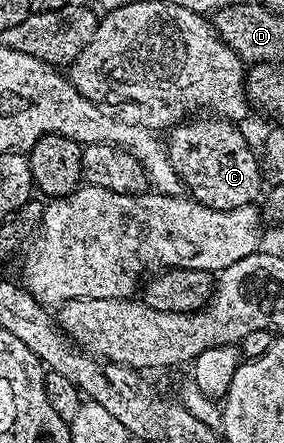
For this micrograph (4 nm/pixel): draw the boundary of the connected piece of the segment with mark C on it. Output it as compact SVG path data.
M203 117L176 123L165 135L167 156L175 164L190 198L218 211L232 211L246 203L254 204L259 186L264 186L265 180L260 171L260 156L243 136L239 128L242 126L222 117L199 118Z

